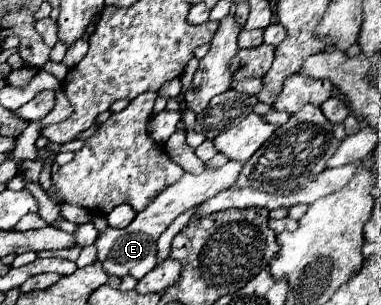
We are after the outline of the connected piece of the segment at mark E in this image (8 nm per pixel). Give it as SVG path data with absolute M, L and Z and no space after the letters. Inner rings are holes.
M228 161L224 167L220 167L216 171L204 171L200 175L184 173L184 177L180 177L180 181L176 181L176 185L170 185L168 189L164 189L164 193L160 193L160 197L156 197L152 201L152 205L148 205L148 209L140 211L128 227L124 227L124 229L108 227L104 233L98 235L98 239L96 239L98 261L102 261L104 269L110 271L110 275L118 275L118 277L132 275L136 279L142 279L158 263L156 241L166 231L166 227L186 209L202 203L204 199L220 193L222 189L228 189L238 179L238 173L242 167L244 167L244 163L240 163L240 161Z

